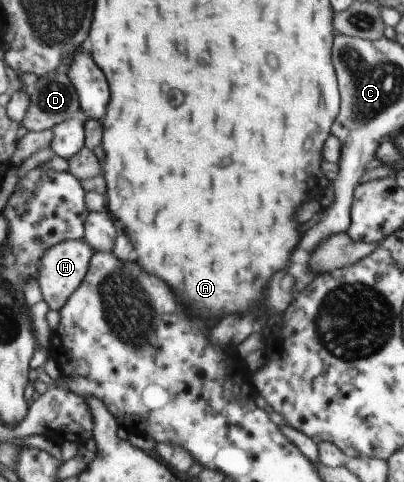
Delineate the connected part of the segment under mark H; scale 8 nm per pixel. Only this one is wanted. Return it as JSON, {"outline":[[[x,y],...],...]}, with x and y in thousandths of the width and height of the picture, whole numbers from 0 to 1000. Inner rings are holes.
{"outline":[[[181,494],[166,502],[134,508],[111,529],[97,585],[121,637],[153,645],[176,622],[183,606],[203,595],[220,573],[225,548],[238,521],[208,494]]]}

